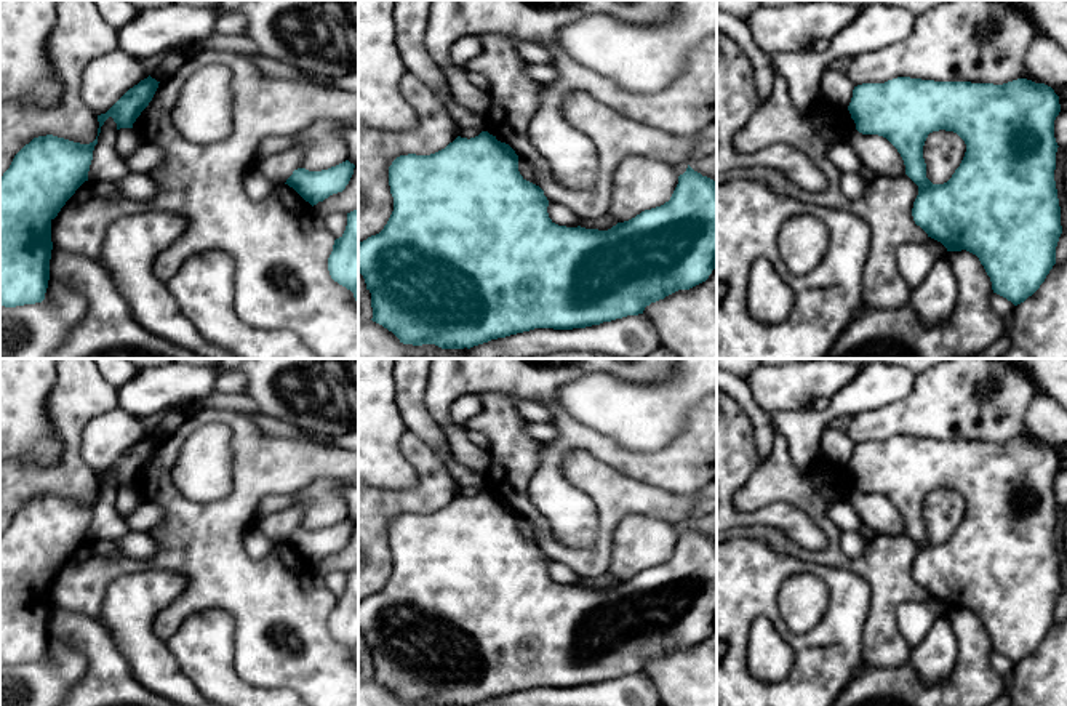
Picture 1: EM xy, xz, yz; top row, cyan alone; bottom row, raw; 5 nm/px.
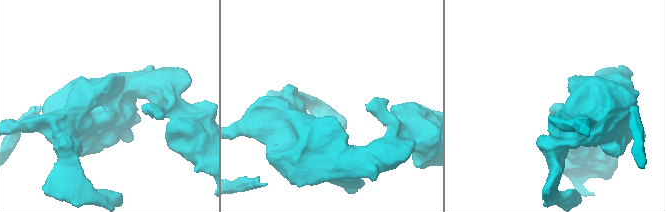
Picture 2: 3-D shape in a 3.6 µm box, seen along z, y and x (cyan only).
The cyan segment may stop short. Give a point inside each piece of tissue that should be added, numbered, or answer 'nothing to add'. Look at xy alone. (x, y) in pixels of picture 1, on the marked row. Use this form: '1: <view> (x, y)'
nothing to add

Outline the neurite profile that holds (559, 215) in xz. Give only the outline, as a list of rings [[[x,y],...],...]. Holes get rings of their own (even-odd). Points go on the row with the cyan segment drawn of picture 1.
[[[549,202],[547,213],[552,223],[558,226],[577,227],[581,223],[581,219],[561,203]]]

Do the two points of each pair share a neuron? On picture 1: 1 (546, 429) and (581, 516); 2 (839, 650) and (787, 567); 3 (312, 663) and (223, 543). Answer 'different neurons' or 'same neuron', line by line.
1: different neurons
2: same neuron
3: same neuron

